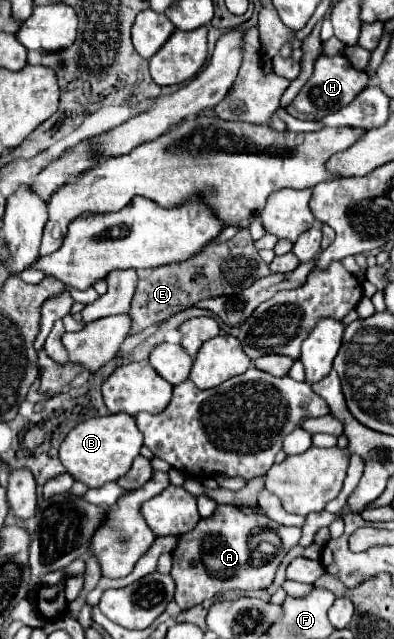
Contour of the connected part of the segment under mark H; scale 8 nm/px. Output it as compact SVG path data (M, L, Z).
M319 55L315 61L315 71L313 77L305 83L305 87L299 91L299 95L289 103L289 107L285 109L289 115L303 119L303 121L315 121L321 119L329 113L335 113L339 109L343 109L345 105L349 105L355 95L367 87L369 77L363 71L357 71L351 61L345 55Z

